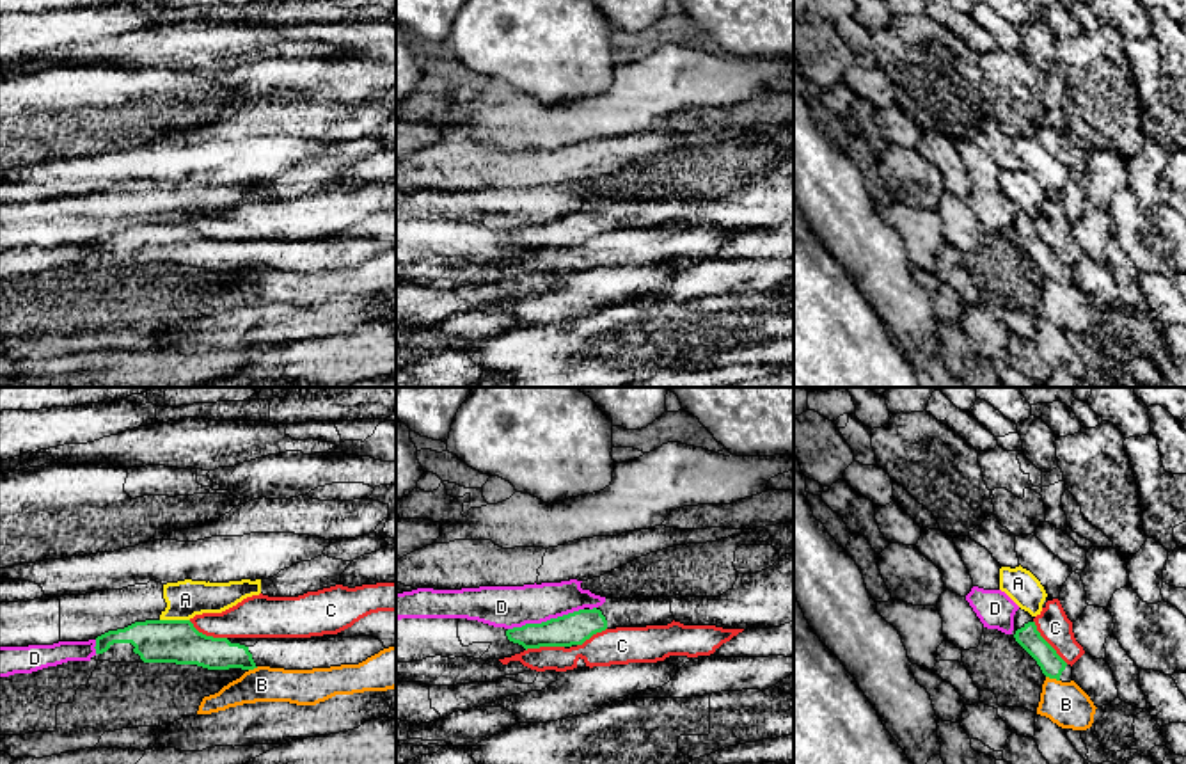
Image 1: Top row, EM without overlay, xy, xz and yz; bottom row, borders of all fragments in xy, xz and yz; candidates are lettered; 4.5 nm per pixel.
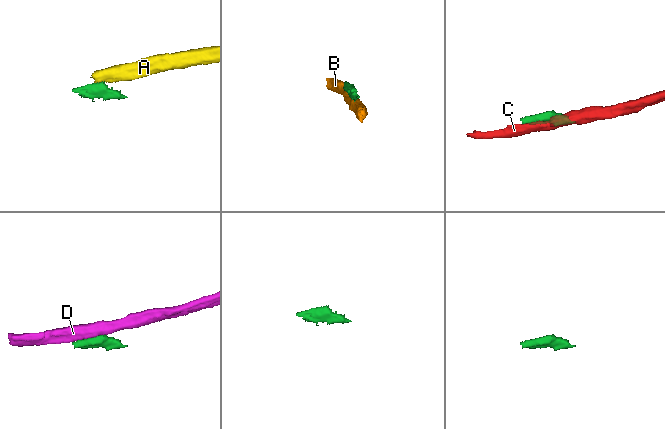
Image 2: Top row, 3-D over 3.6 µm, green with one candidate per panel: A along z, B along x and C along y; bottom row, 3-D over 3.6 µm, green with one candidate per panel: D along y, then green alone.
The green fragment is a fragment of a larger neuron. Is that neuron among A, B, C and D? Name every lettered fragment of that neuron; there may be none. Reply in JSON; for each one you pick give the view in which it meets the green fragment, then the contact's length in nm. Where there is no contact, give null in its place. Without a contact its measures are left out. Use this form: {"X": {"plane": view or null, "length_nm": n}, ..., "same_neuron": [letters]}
{"same_neuron": []}

